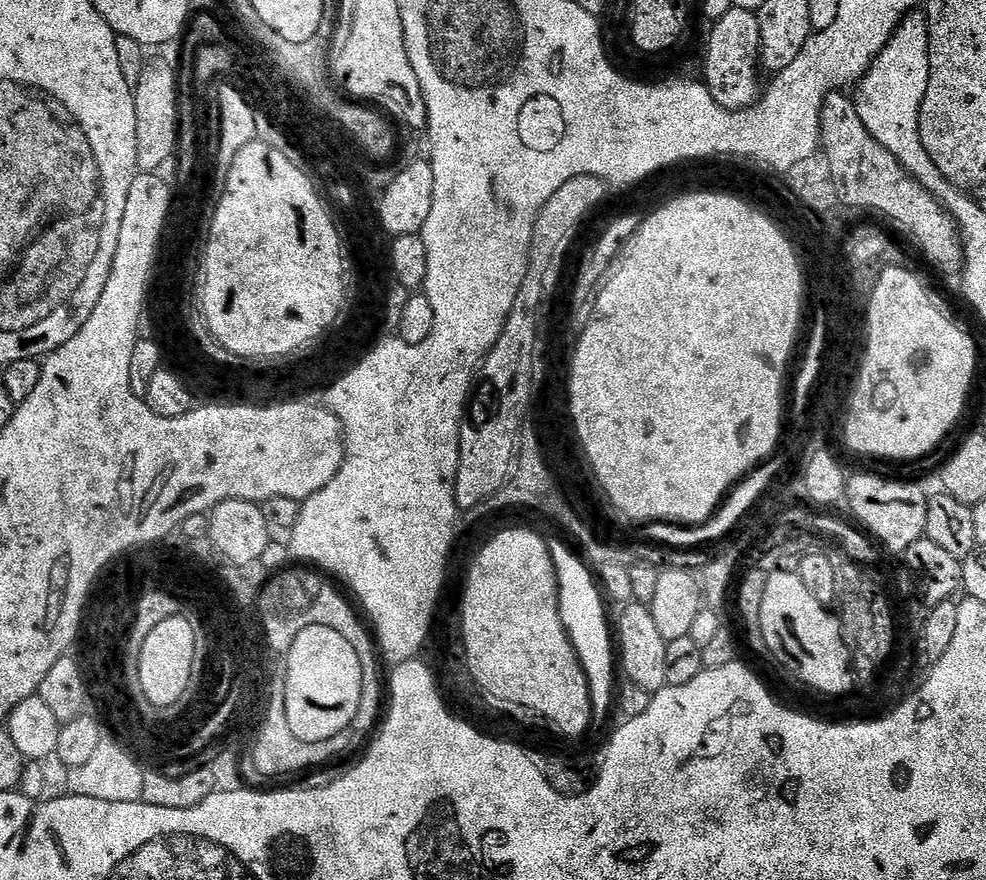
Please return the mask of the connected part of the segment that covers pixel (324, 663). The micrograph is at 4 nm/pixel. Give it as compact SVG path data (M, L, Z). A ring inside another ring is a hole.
M310 625L293 638L286 653L286 718L289 728L306 743L322 742L347 731L351 723L361 715L362 705L356 700L356 688L352 688L352 672L348 672L348 662L358 662L361 653L352 648L350 642L329 625Z

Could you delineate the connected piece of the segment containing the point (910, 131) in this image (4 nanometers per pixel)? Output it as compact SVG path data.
M913 10L901 20L898 27L896 27L896 33L888 39L888 45L881 50L875 62L864 73L858 87L855 89L857 92L856 96L854 95L854 103L868 133L882 147L890 150L890 154L894 154L894 158L899 162L901 169L911 179L923 185L925 191L941 201L949 212L955 214L958 206L963 204L966 199L965 193L957 188L951 180L947 180L942 174L942 170L938 170L938 166L922 146L922 138L920 137L920 107L926 98L926 86L929 82L930 42L928 41L928 17L923 11Z

